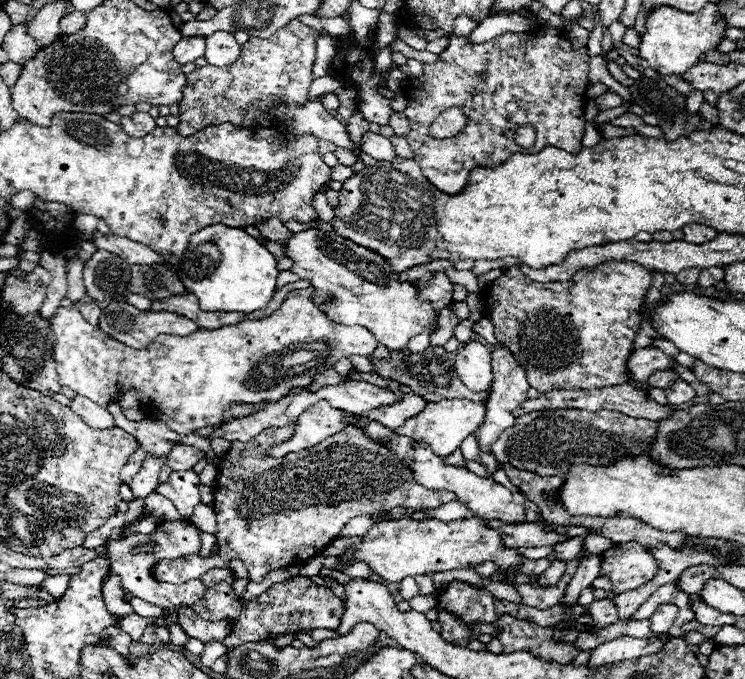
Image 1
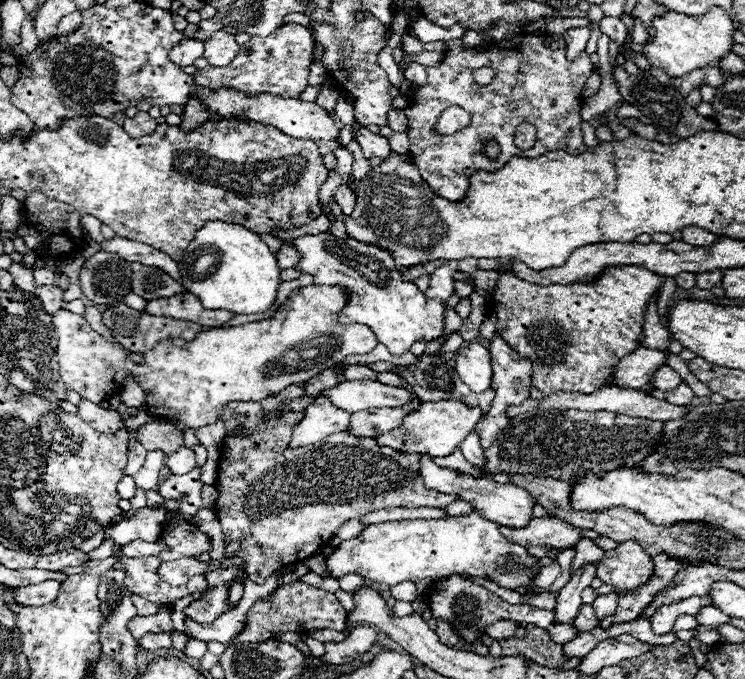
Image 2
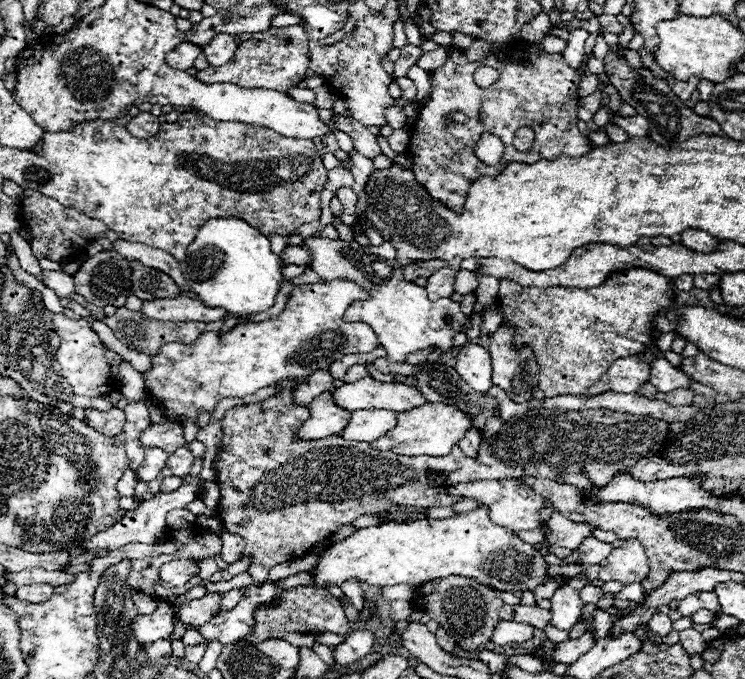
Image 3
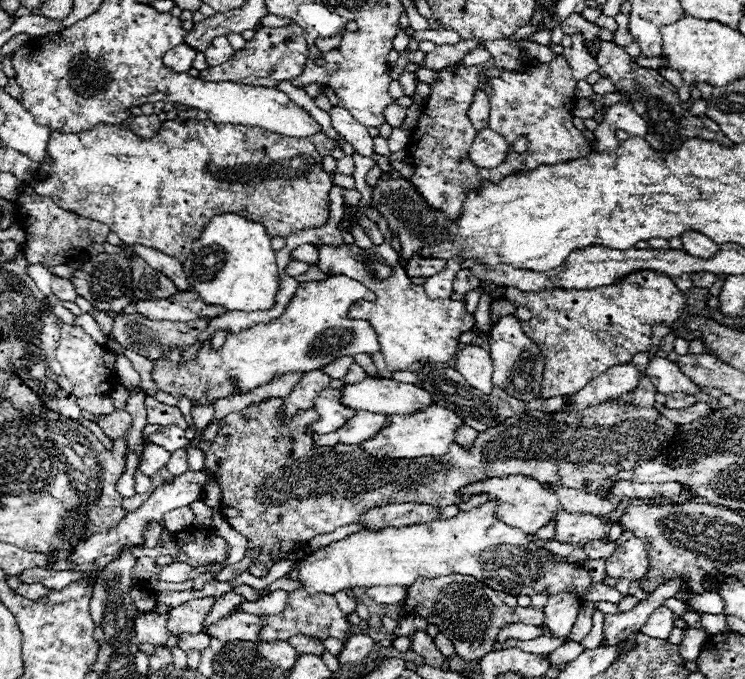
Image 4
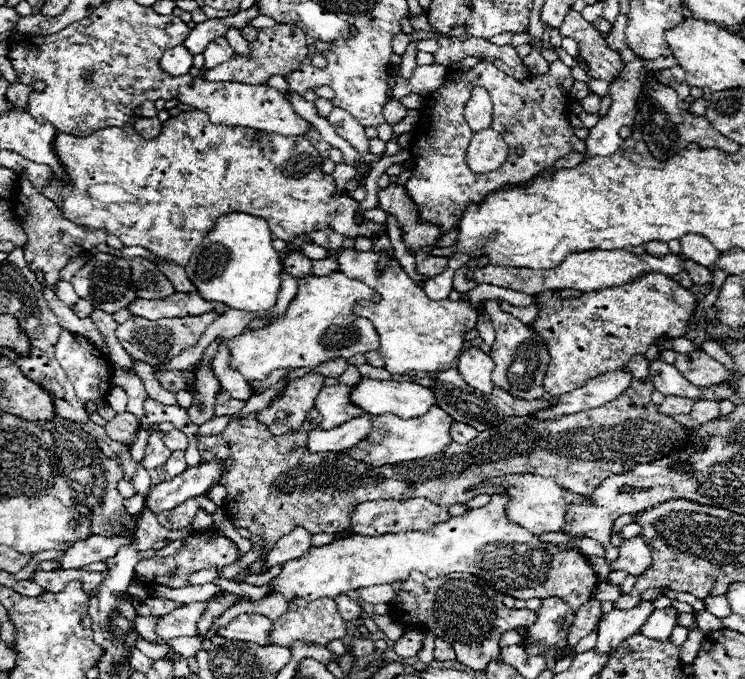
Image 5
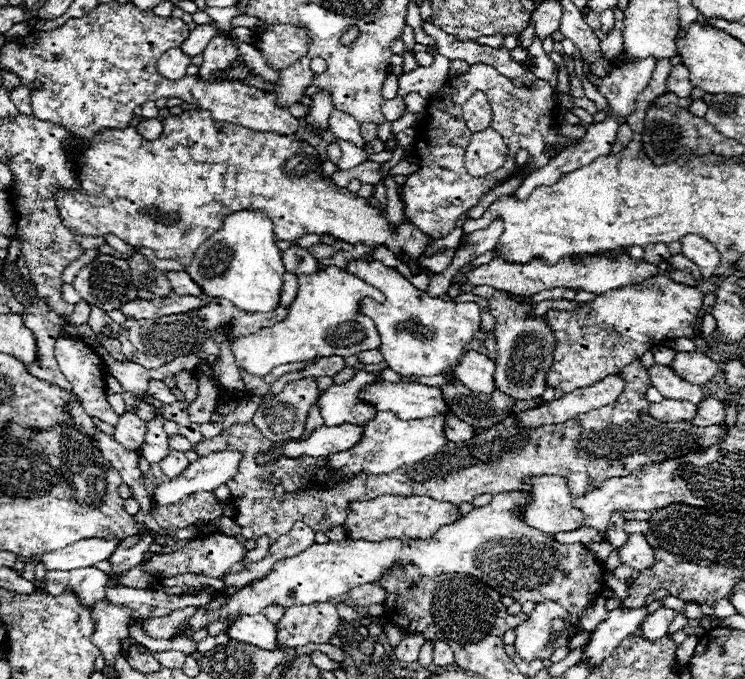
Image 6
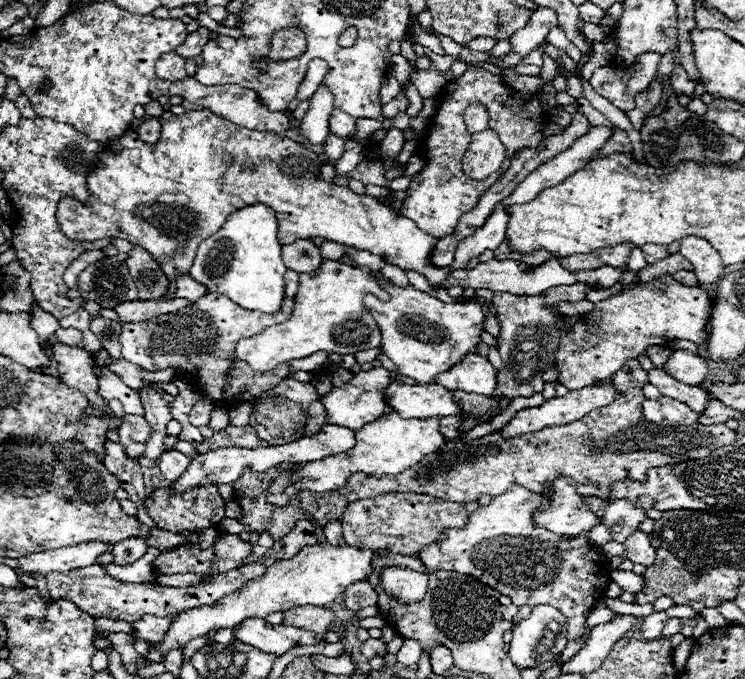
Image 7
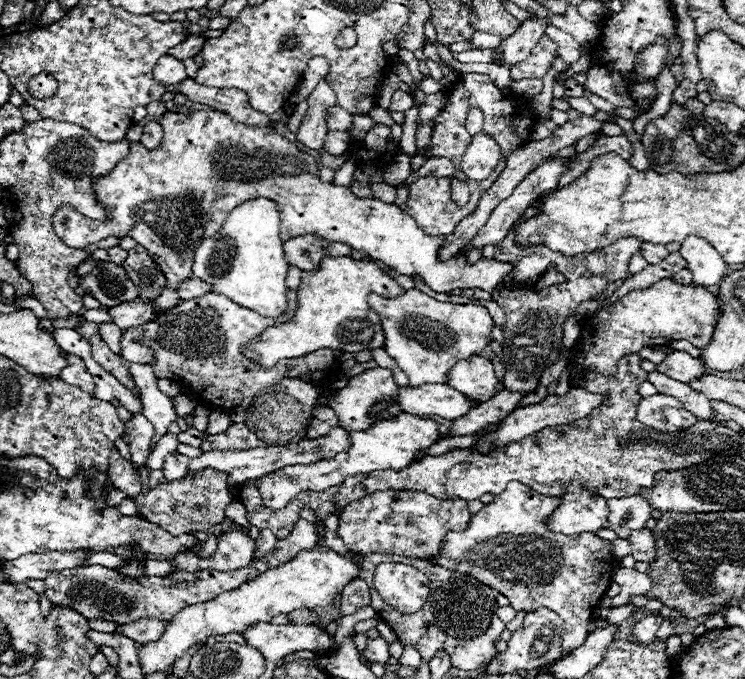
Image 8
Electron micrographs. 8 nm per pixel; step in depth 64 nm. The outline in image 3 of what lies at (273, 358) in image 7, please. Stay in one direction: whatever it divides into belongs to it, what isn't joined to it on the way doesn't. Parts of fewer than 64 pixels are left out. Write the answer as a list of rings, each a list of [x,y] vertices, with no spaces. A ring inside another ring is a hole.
[[[346,278],[334,282],[296,286],[284,312],[274,320],[236,326],[218,336],[202,332],[192,344],[170,342],[152,356],[152,368],[144,374],[146,388],[154,400],[178,416],[196,422],[198,410],[212,412],[218,400],[244,398],[256,390],[284,378],[306,378],[318,368],[328,368],[346,354],[366,354],[376,350],[378,338],[364,322],[344,322],[344,312],[354,300],[366,300],[370,294]]]

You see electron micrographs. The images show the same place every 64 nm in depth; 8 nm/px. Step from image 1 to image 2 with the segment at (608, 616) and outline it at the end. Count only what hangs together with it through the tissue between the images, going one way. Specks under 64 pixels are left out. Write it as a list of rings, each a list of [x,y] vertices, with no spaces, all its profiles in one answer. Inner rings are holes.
[[[611,592],[606,595],[601,595],[596,598],[592,606],[598,620],[614,615],[618,606],[618,594]]]

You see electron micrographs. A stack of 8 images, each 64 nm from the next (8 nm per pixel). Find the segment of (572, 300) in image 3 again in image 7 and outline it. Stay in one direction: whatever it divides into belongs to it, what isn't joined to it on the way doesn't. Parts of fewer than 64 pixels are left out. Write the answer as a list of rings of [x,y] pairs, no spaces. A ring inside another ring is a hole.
[[[662,276],[644,286],[622,290],[620,294],[596,302],[596,308],[588,314],[572,316],[572,332],[566,332],[560,320],[560,346],[556,352],[556,364],[560,370],[558,382],[568,390],[592,386],[596,380],[610,378],[630,358],[638,358],[646,350],[646,338],[656,340],[690,340],[704,344],[708,340],[706,324],[710,322],[712,298],[704,288],[684,286],[672,276]]]

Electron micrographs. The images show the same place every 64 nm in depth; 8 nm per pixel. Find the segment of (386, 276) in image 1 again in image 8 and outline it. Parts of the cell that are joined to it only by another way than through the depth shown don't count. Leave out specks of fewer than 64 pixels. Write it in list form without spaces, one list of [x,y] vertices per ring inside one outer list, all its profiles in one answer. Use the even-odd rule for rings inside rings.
[[[414,288],[398,298],[390,299],[370,293],[367,302],[382,316],[382,328],[386,336],[384,350],[410,378],[410,386],[446,382],[450,368],[458,360],[480,354],[492,342],[494,320],[480,304],[438,302],[436,298],[430,298]]]

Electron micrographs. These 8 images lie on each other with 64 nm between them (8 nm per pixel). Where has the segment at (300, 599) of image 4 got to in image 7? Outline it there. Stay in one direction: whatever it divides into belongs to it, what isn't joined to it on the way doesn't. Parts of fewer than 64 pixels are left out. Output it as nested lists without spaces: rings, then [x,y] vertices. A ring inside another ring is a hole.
[[[302,606],[302,608],[294,608],[294,610],[286,610],[282,624],[306,628],[306,630],[316,632],[318,638],[324,638],[332,620],[334,620],[332,610],[326,610],[322,606]]]

